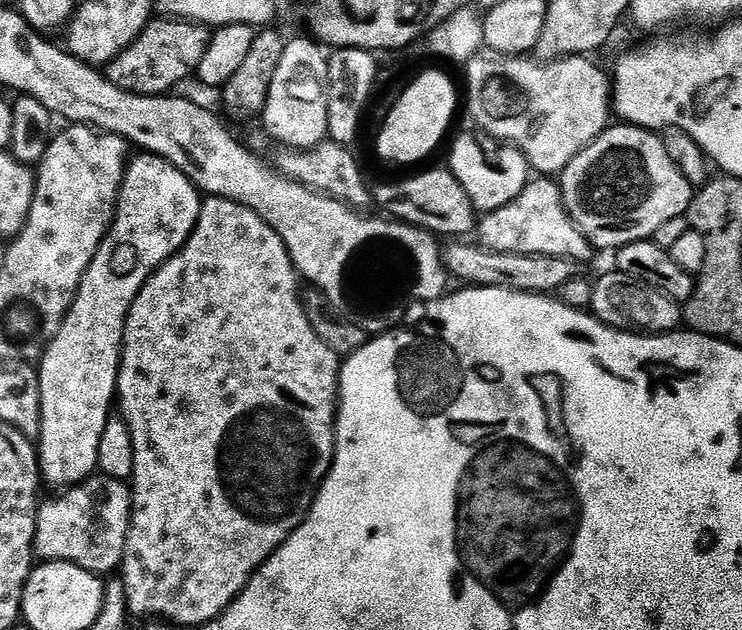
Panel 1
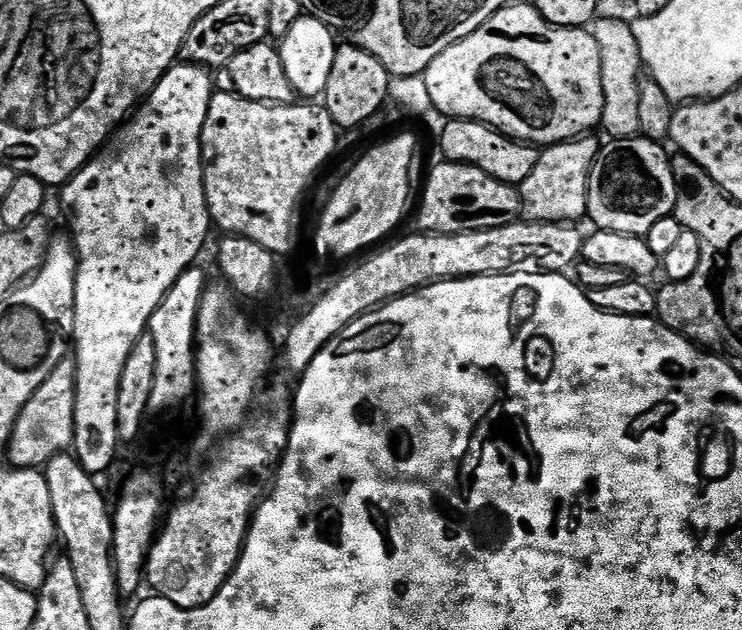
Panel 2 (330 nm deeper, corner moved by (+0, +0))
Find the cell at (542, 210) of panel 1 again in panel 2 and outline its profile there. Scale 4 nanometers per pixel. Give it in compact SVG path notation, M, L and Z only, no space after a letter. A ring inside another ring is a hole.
M585 134L574 140L547 145L540 152L530 178L518 185L522 212L528 220L543 224L580 222L588 215L588 171L596 161L598 143L595 135Z

